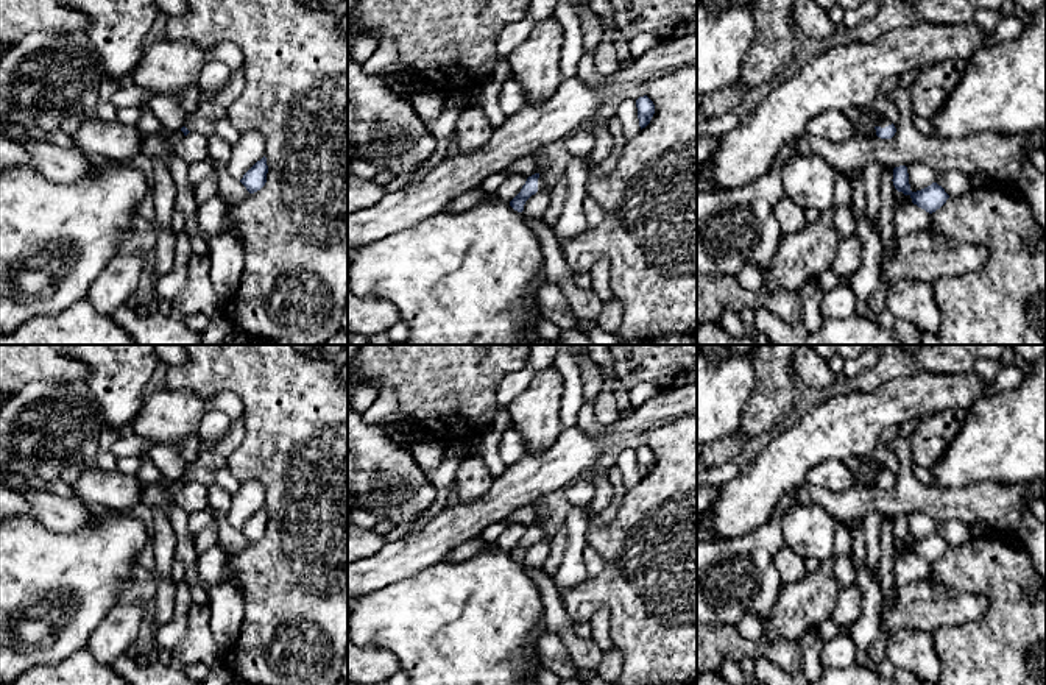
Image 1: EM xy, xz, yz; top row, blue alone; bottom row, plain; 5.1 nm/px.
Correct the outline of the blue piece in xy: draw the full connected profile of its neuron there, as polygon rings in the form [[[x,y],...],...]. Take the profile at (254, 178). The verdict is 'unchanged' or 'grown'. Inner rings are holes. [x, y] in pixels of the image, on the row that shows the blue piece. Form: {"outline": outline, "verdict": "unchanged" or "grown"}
{"outline": [[[263,156],[260,161],[257,161],[240,179],[240,183],[246,187],[249,193],[254,193],[260,190],[267,183],[267,158]]], "verdict": "unchanged"}

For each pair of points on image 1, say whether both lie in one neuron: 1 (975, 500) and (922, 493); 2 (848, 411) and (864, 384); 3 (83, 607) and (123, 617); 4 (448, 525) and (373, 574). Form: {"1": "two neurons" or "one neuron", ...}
{"1": "one neuron", "2": "two neurons", "3": "two neurons", "4": "one neuron"}

